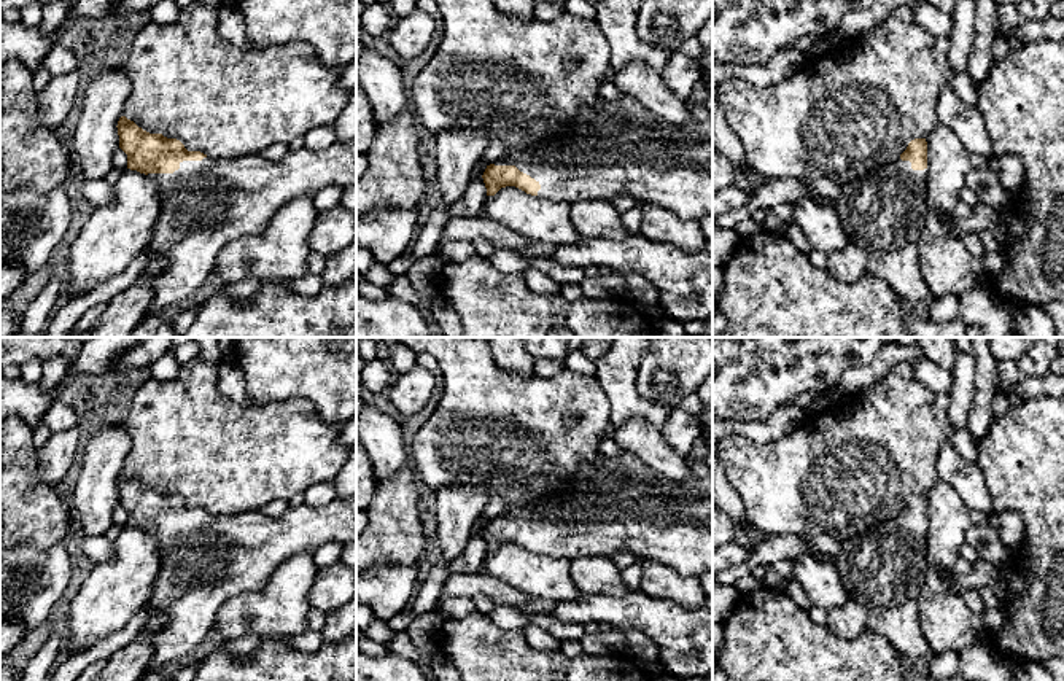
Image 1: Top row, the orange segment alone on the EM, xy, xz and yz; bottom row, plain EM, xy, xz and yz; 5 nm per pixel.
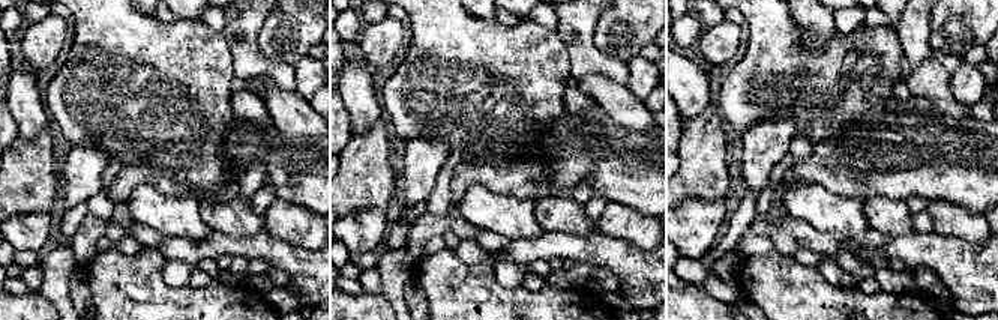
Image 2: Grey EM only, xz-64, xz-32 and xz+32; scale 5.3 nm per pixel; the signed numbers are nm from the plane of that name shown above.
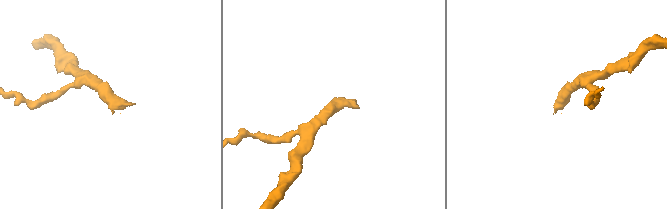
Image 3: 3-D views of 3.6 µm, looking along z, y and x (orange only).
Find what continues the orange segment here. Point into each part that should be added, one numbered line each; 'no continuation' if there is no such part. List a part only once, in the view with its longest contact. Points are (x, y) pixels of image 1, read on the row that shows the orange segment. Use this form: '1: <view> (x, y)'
1: xy (204, 206)

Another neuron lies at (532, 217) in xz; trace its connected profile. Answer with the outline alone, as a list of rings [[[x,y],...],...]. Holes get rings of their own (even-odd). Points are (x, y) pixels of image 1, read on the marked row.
[[[515,186],[487,196],[482,215],[522,237],[549,245],[573,245],[581,235],[569,218],[569,202],[526,194]]]

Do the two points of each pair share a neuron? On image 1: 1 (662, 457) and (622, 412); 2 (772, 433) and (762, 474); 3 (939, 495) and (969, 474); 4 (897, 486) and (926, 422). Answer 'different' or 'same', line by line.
1: different
2: different
3: different
4: same

